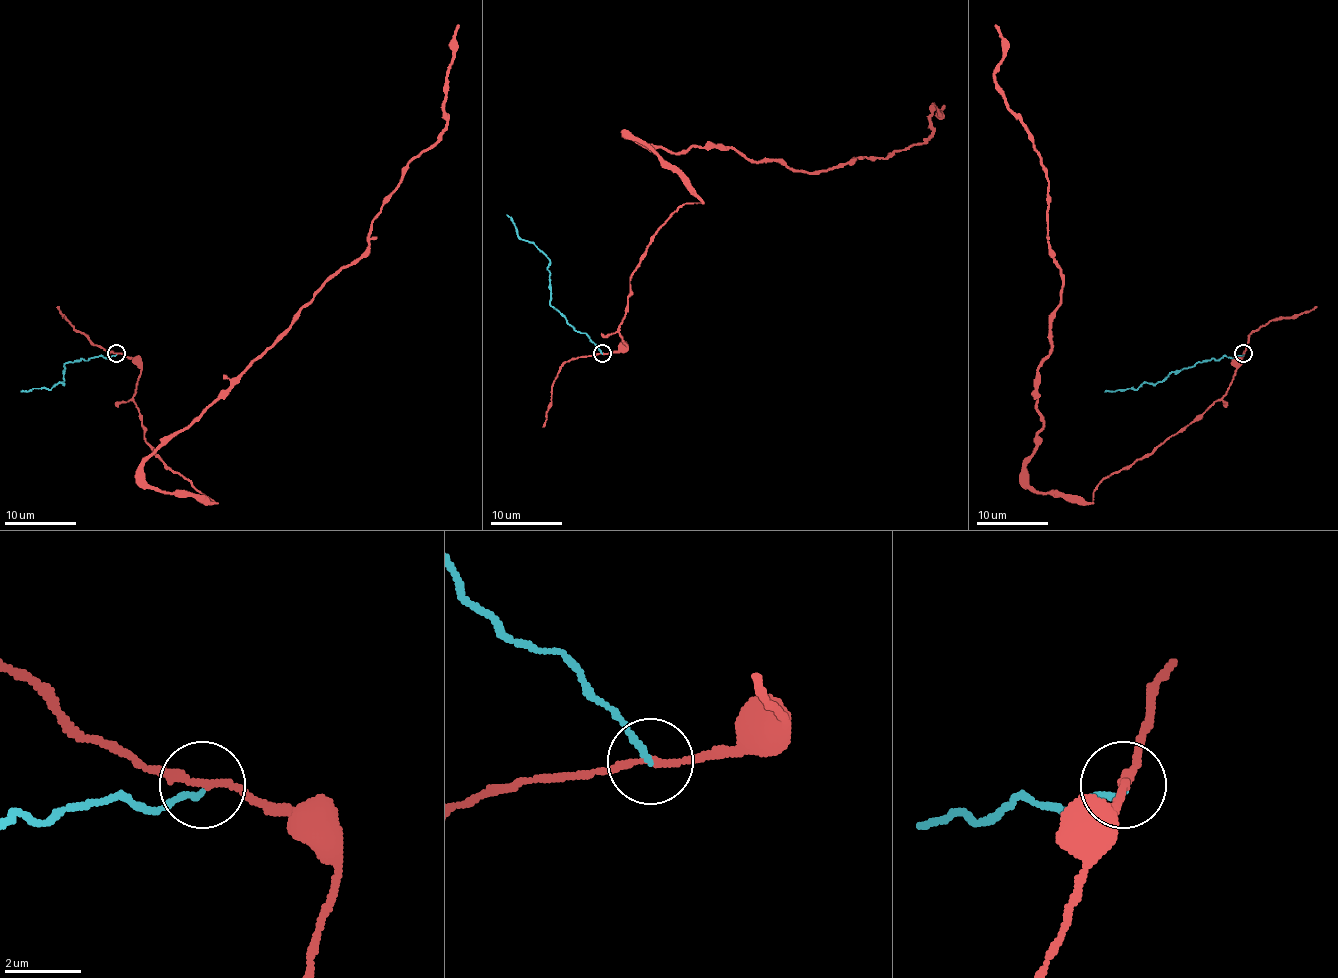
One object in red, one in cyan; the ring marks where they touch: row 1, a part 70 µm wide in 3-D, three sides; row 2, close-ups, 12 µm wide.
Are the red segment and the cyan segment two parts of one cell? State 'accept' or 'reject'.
reject

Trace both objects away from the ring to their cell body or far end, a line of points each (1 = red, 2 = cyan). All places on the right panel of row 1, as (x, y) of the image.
1: (1244, 353), (1219, 399), (1090, 503), (1028, 483), (1062, 281), (1047, 169), (996, 82), (994, 25)
2: (1244, 355), (1197, 362), (1171, 371), (1160, 381), (1105, 392)

